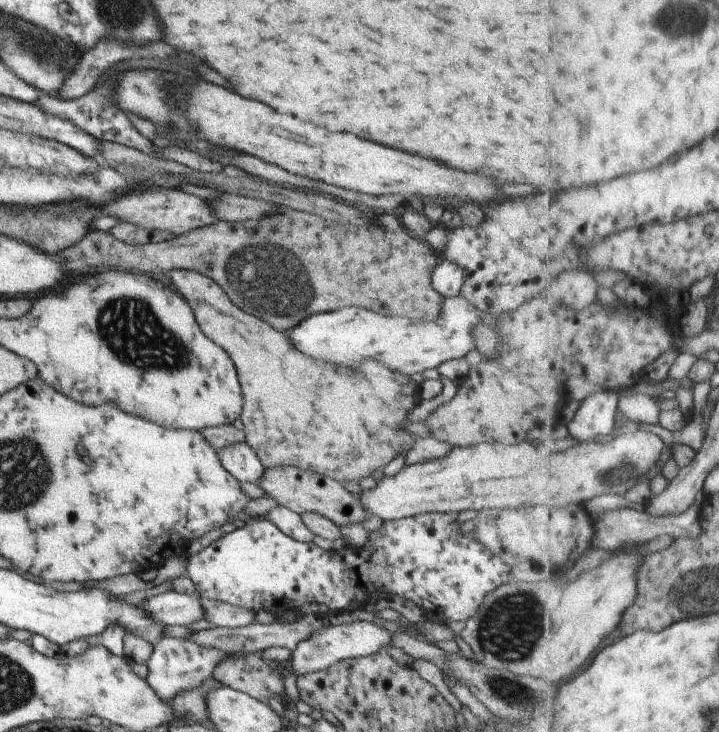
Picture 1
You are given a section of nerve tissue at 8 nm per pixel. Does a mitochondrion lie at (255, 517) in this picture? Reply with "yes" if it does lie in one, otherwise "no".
no

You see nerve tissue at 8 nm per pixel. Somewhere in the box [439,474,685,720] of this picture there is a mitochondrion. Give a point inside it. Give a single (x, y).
(509, 627)

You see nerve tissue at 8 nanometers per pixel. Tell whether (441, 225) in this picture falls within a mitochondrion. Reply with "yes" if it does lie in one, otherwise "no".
no

